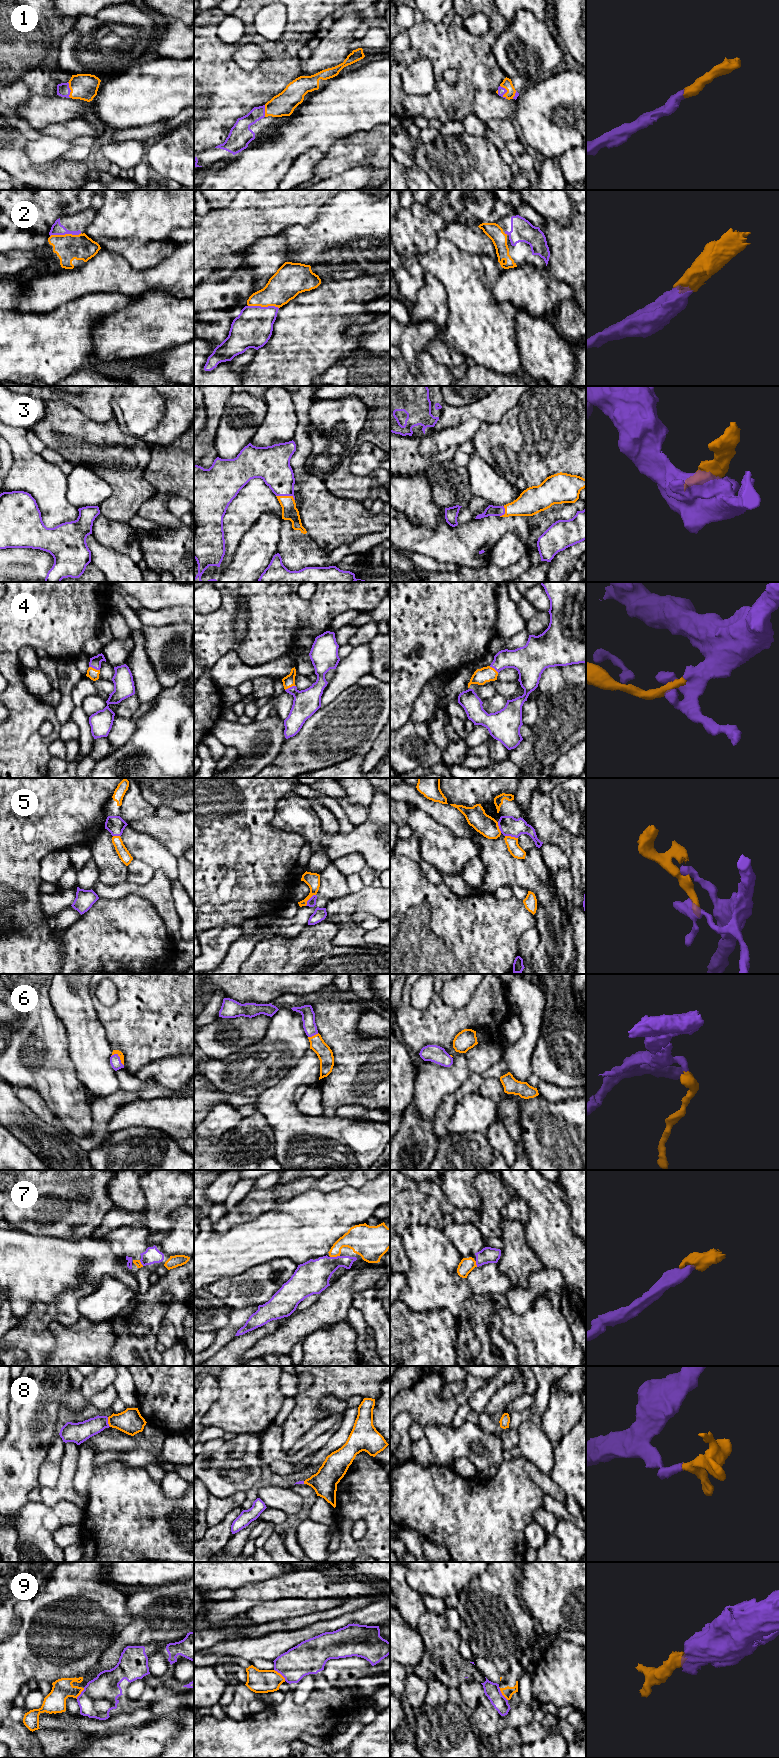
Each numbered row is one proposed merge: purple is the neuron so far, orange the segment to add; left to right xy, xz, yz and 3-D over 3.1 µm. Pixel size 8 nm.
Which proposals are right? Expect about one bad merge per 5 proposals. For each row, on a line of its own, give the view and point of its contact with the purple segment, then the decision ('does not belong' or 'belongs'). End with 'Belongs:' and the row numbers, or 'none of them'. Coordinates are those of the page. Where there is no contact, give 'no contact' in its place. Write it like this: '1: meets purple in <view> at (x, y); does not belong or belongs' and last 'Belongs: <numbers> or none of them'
1: meets purple in yz at (506, 91); belongs
2: meets purple in xy at (65, 233); belongs
3: meets purple in xz at (286, 495); belongs
4: meets purple in xy at (94, 668); belongs
5: meets purple in xz at (309, 899); belongs
6: meets purple in xy at (119, 1057); belongs
7: meets purple in xz at (334, 1257); belongs
8: meets purple in xy at (107, 1422); belongs
9: meets purple in xz at (280, 1673); does not belong
Belongs: 1, 2, 3, 4, 5, 6, 7, 8

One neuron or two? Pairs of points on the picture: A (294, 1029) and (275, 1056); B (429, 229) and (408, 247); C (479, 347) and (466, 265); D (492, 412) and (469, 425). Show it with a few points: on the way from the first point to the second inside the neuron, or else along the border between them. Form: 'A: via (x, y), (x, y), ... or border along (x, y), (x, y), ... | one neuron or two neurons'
A: via (287, 1036), (286, 1042), (281, 1049) | one neuron
B: via (424, 231), (413, 242) | one neuron
C: via (478, 327), (469, 298), (468, 285) | one neuron
D: border along (481, 422), (475, 418), (468, 418), (456, 425) | two neurons

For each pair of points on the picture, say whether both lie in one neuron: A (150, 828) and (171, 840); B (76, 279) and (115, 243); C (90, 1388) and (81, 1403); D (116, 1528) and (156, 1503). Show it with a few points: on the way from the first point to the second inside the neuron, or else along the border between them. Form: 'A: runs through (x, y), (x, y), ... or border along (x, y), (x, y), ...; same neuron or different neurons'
A: runs through (155, 828), (159, 828), (166, 835); same neuron
B: border along (101, 247), (120, 254), (128, 262); different neurons
C: border along (80, 1390), (81, 1394), (89, 1401); different neurons
D: runs through (126, 1522), (134, 1517), (143, 1516), (146, 1513); same neuron

